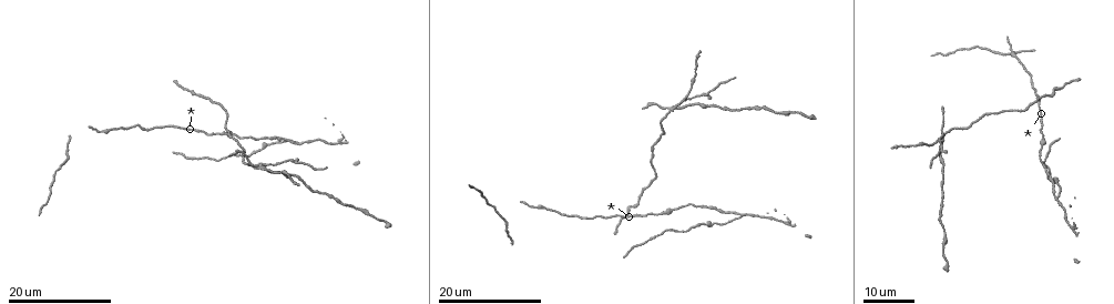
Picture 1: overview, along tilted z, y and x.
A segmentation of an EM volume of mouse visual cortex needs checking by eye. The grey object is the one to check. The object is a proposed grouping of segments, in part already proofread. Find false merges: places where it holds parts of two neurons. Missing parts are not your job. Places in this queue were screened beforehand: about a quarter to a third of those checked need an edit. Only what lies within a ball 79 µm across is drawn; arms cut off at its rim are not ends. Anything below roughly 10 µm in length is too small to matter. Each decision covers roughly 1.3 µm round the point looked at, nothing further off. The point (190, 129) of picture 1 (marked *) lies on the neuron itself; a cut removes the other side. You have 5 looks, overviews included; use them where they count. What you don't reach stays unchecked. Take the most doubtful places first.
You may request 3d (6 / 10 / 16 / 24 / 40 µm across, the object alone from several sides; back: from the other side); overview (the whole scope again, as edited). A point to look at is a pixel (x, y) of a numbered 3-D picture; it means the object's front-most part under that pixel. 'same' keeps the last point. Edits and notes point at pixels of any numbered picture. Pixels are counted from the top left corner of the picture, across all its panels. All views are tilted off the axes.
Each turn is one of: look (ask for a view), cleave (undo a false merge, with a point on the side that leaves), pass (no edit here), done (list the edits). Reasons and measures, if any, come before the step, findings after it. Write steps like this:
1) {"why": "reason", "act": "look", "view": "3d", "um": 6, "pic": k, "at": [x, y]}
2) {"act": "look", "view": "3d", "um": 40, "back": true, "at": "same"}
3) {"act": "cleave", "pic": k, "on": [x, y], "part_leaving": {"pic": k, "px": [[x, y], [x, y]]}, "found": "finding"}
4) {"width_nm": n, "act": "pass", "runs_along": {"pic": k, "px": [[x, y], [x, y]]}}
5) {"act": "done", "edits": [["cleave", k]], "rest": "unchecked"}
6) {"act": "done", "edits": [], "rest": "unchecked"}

{"why": "arms run side by side", "act": "look", "view": "3d", "um": 16, "pic": 1, "at": [259, 166]}

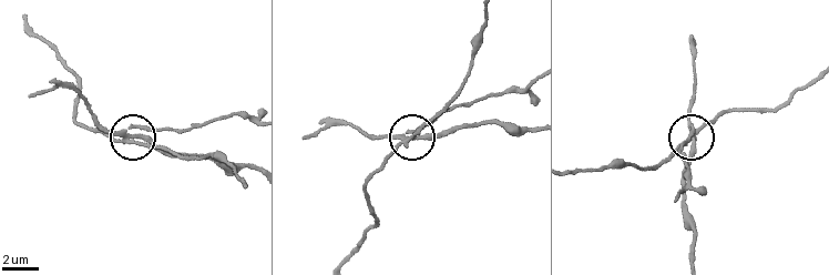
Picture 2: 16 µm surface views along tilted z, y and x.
{"act": "look", "view": "3d", "um": 10, "pic": 2, "at": [126, 135]}

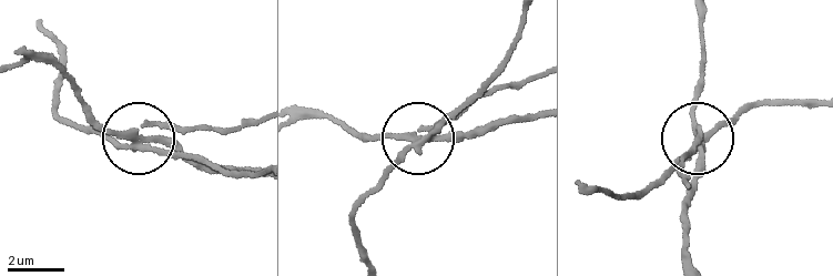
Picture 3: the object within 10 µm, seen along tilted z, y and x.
{"act": "cleave", "pic": 3, "on": [461, 139], "part_leaving": {"pic": 3, "px": [[423, 143], [538, 119]]}, "found": "a second neuron is stuck on"}

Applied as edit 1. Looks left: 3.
{"why": "a fork", "act": "look", "view": "3d", "um": 16, "pic": 1, "at": [299, 143]}

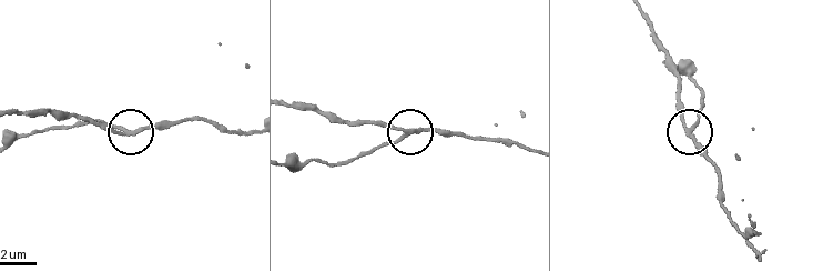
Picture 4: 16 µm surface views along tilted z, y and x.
{"act": "look", "view": "3d", "um": 6, "pic": 4, "at": [405, 135]}

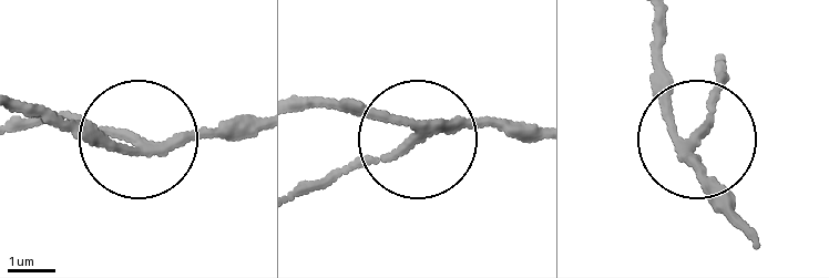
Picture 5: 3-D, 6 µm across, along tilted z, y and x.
{"arms": 3, "act": "cleave", "pic": 5, "on": [362, 162], "part_leaving": {"pic": 5, "px": [[412, 140], [297, 187]]}, "found": "two neurons meet here"}

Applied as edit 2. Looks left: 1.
{"act": "done", "edits": [["cleave", 3], ["cleave", 5]], "rest": "unchecked"}

